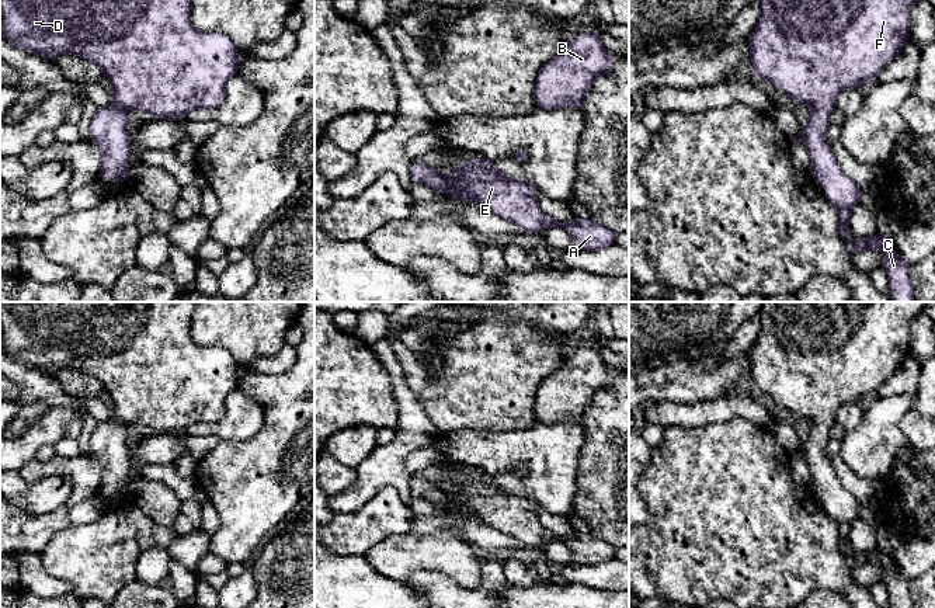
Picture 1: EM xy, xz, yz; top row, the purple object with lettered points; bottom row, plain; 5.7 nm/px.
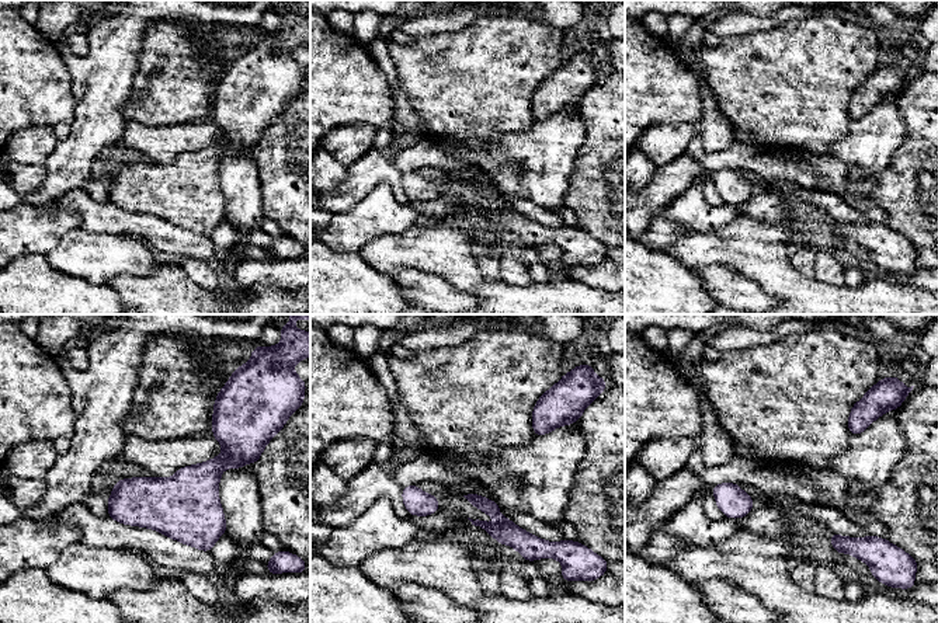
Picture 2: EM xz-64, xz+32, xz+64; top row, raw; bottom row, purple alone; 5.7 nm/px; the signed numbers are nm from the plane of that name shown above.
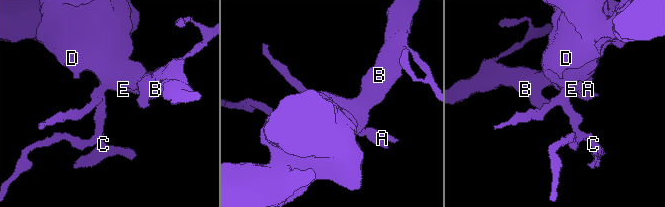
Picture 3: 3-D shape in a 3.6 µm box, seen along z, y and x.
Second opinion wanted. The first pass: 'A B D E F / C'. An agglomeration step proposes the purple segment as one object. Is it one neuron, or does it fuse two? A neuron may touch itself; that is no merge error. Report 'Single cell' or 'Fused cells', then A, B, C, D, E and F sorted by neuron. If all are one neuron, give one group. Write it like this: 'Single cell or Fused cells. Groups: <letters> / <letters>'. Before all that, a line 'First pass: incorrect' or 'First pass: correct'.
First pass: incorrect
Single cell. Groups: A B C D E F

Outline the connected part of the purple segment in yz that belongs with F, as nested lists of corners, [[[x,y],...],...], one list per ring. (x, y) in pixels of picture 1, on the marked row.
[[[760,0],[761,15],[760,15],[760,20],[754,32],[751,34],[748,39],[750,60],[755,69],[757,79],[768,80],[776,90],[783,91],[792,100],[802,101],[811,108],[809,122],[800,128],[800,132],[795,138],[790,138],[789,140],[792,143],[796,139],[800,139],[804,143],[810,156],[810,161],[811,161],[810,176],[813,177],[814,181],[825,183],[825,198],[838,211],[838,222],[840,222],[838,233],[840,233],[841,240],[844,240],[849,232],[848,219],[854,206],[859,204],[859,197],[861,197],[862,190],[856,185],[856,183],[852,178],[849,178],[841,170],[840,164],[837,163],[834,157],[831,146],[825,142],[824,135],[825,135],[827,128],[830,126],[828,114],[835,108],[837,95],[842,90],[848,87],[859,87],[861,84],[875,81],[877,74],[903,51],[906,44],[910,41],[910,7],[915,1],[917,0]]]

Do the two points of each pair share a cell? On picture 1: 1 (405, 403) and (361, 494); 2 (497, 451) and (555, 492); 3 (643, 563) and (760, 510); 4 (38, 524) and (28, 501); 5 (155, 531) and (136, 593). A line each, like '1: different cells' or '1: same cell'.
1: same cell
2: same cell
3: same cell
4: different cells
5: different cells

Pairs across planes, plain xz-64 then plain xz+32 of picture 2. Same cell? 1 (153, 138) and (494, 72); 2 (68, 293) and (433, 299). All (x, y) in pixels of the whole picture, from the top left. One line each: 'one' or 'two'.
1: two
2: two

